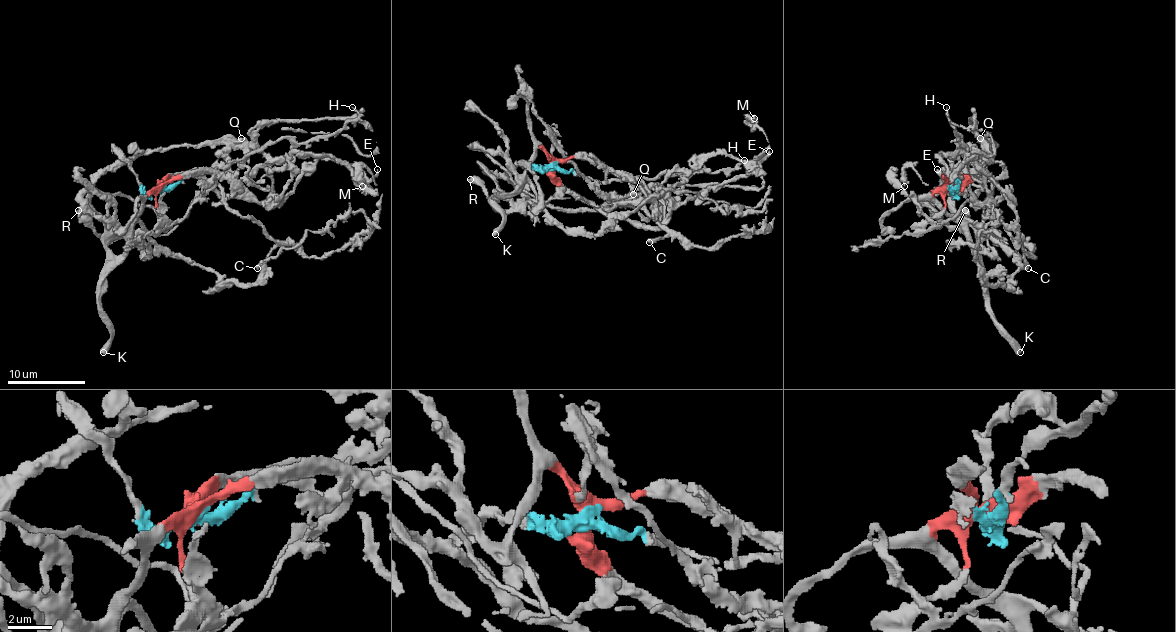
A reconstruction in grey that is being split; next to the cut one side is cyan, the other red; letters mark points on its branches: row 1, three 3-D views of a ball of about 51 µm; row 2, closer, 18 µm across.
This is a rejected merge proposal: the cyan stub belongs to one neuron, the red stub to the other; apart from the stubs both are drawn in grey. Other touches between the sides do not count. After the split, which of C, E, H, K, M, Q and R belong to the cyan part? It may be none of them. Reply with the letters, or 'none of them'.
H, M, Q

